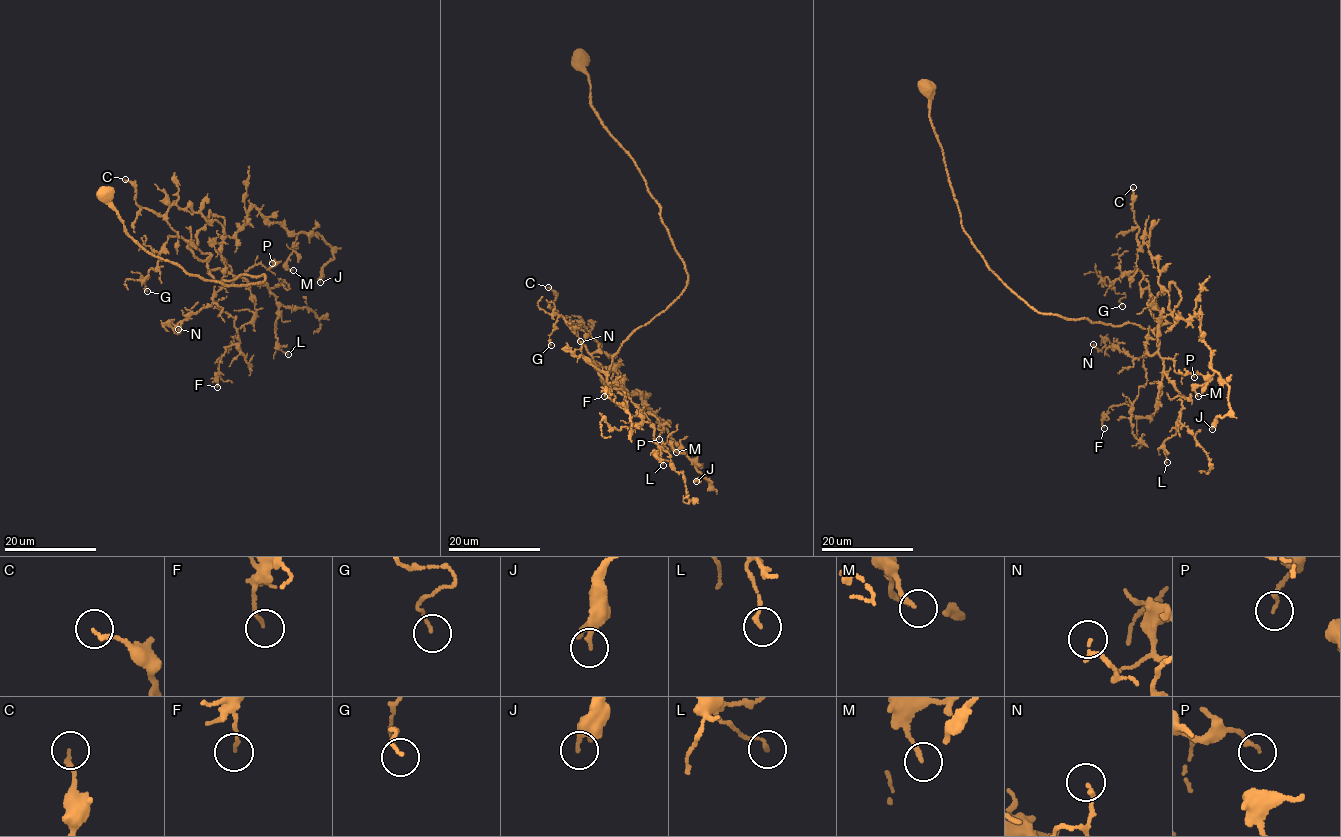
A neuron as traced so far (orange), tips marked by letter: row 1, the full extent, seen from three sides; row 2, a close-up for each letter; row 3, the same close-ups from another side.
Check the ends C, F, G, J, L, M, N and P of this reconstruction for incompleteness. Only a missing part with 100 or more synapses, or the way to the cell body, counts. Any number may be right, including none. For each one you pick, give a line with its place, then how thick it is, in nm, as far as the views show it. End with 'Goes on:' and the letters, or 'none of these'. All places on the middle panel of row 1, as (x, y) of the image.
Goes on: none of these

